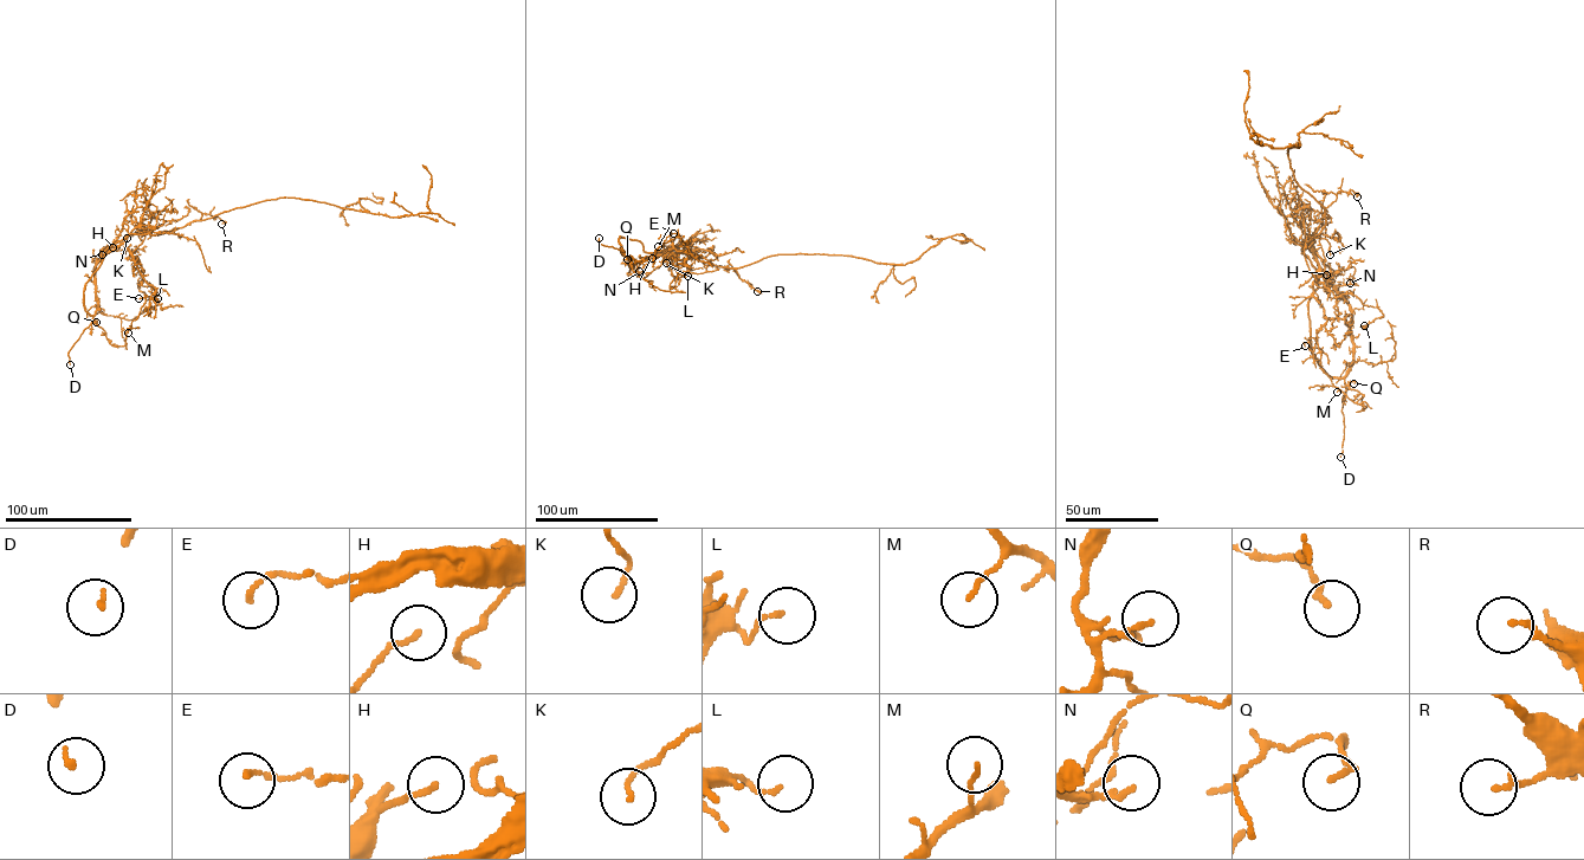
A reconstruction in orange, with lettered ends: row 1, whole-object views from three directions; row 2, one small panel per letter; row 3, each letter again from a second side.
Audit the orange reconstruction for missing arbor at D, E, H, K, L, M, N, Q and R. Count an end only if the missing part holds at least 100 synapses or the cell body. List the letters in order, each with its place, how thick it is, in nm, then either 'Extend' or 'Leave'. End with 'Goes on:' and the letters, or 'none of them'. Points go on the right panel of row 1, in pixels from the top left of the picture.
D: Place: (1340, 457). Thickness 110 nm. Extend
E: Place: (1305, 346). Thickness 90 nm. Leave
H: Place: (1326, 275). Thickness 70 nm. Leave
K: Place: (1330, 254). Thickness 110 nm. Leave
L: Place: (1364, 325). Thickness 110 nm. Leave
M: Place: (1337, 392). Thickness 110 nm. Leave
N: Place: (1350, 283). Thickness 140 nm. Leave
Q: Place: (1353, 383). Thickness 160 nm. Leave
R: Place: (1357, 196). Thickness 130 nm. Leave
Goes on: D

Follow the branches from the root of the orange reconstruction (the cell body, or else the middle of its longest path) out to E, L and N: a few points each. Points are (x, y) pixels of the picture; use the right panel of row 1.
E: (1325, 209), (1301, 252), (1318, 275), (1311, 350), (1363, 395), (1362, 411), (1305, 346)
L: (1325, 209), (1310, 246), (1290, 241), (1310, 250), (1316, 283), (1378, 308), (1383, 316), (1364, 325)
N: (1325, 209), (1325, 224), (1310, 246), (1305, 249), (1290, 241), (1307, 246), (1325, 280), (1334, 285), (1350, 283)

